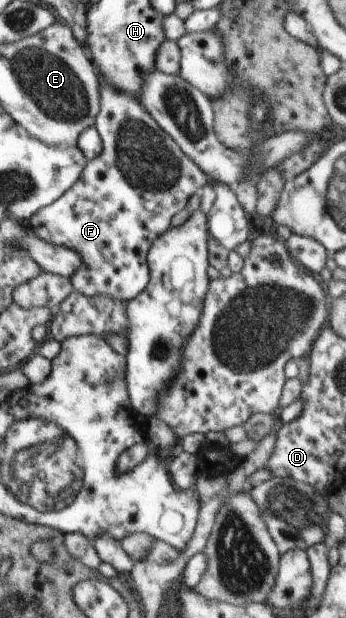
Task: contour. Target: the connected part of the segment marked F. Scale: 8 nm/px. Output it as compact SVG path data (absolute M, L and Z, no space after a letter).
M96 65L96 75L100 83L100 113L96 117L96 129L102 137L104 151L88 161L79 182L75 184L53 205L44 207L34 215L27 226L32 228L34 236L48 243L72 249L82 257L82 265L72 275L75 292L87 297L108 295L112 299L128 302L135 299L145 288L149 279L146 255L152 243L168 229L170 219L185 209L188 197L202 187L204 173L198 164L179 148L179 145L163 131L141 106L137 97L126 95L108 83Z

